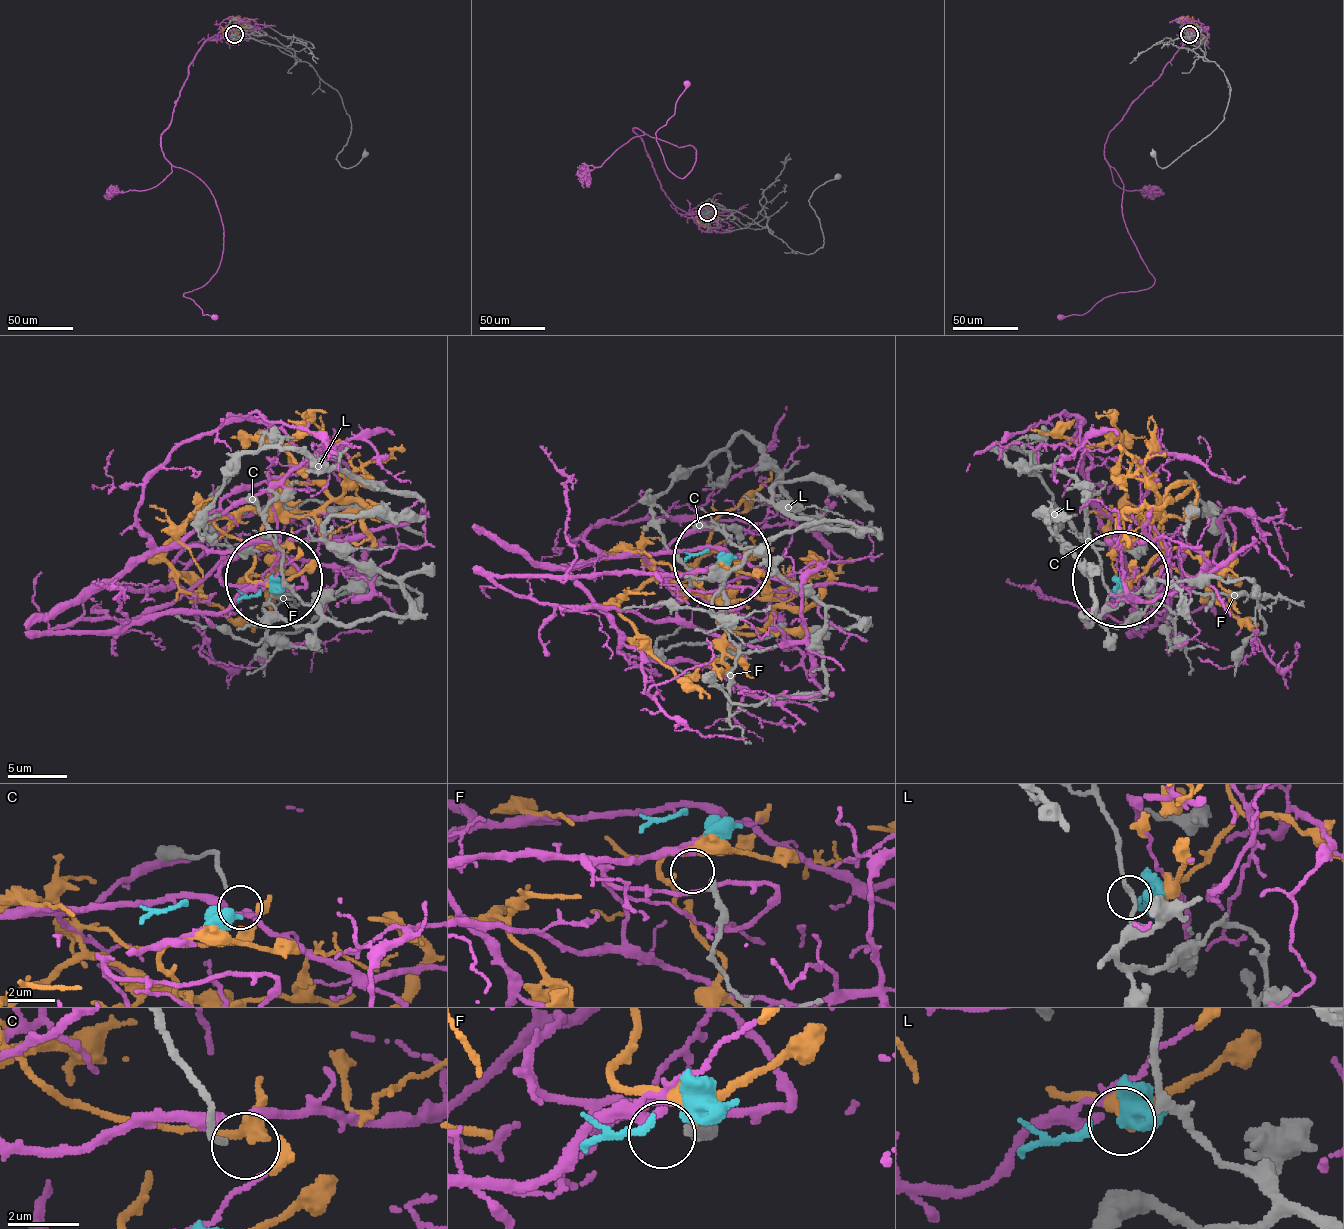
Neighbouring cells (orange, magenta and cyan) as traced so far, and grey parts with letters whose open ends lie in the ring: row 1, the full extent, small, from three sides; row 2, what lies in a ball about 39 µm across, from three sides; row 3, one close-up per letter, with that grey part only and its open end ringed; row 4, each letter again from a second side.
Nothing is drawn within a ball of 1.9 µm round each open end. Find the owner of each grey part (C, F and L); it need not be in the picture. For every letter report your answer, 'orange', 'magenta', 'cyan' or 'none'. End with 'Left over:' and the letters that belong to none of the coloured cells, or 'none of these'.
C: orange
F: magenta
L: none
Left over: L

